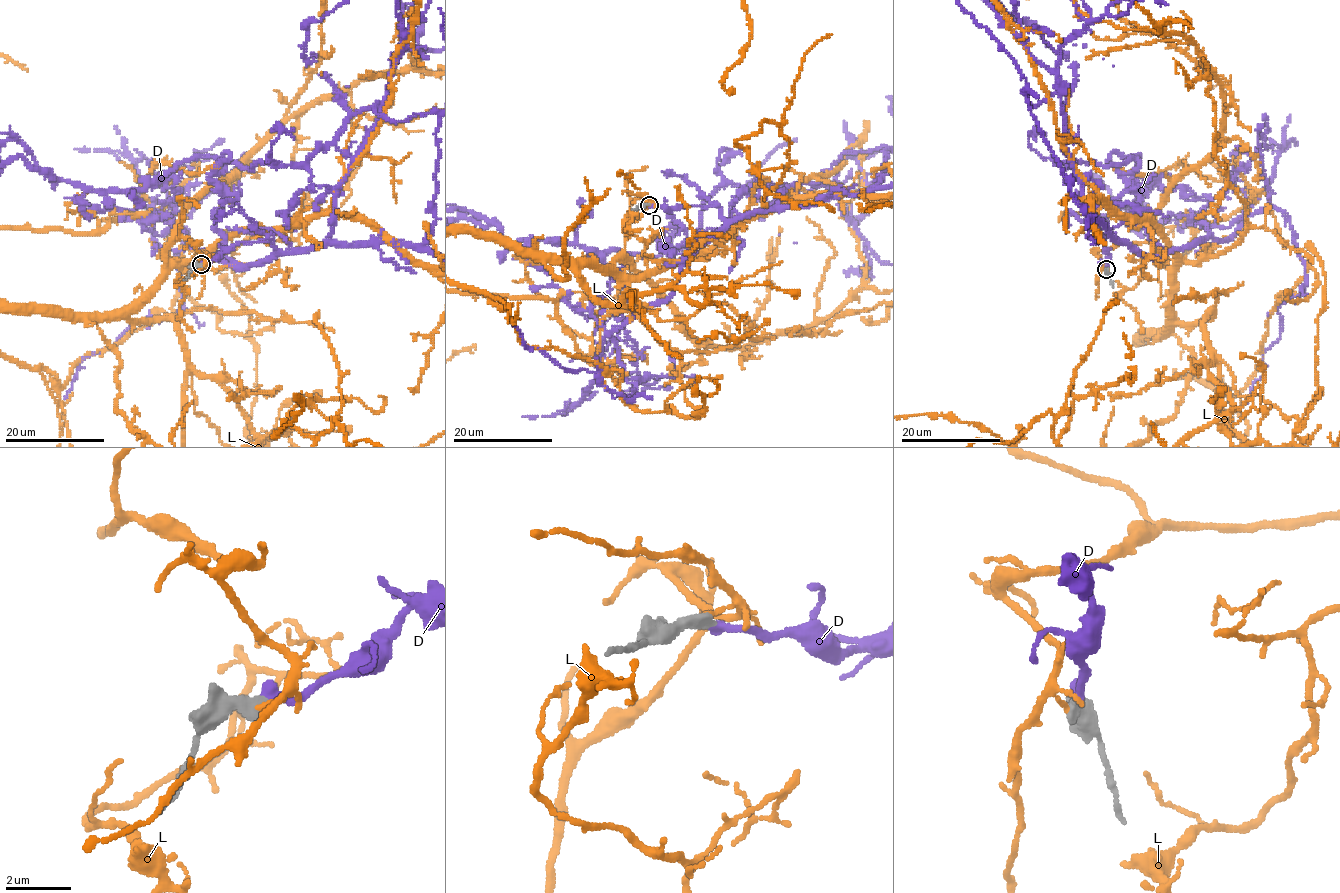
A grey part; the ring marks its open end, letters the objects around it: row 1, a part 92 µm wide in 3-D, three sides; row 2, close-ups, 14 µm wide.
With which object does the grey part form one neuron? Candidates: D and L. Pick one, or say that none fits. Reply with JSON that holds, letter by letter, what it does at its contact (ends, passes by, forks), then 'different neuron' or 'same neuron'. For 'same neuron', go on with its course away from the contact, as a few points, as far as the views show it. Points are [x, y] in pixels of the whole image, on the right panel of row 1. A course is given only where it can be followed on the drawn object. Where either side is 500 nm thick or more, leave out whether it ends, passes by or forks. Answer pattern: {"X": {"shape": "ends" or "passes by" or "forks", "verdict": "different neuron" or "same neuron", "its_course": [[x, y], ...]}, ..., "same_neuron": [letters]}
{"D": {"shape": "ends", "verdict": "same neuron"}, "L": {"shape": "ends", "verdict": "different neuron"}, "same_neuron": ["D"]}

